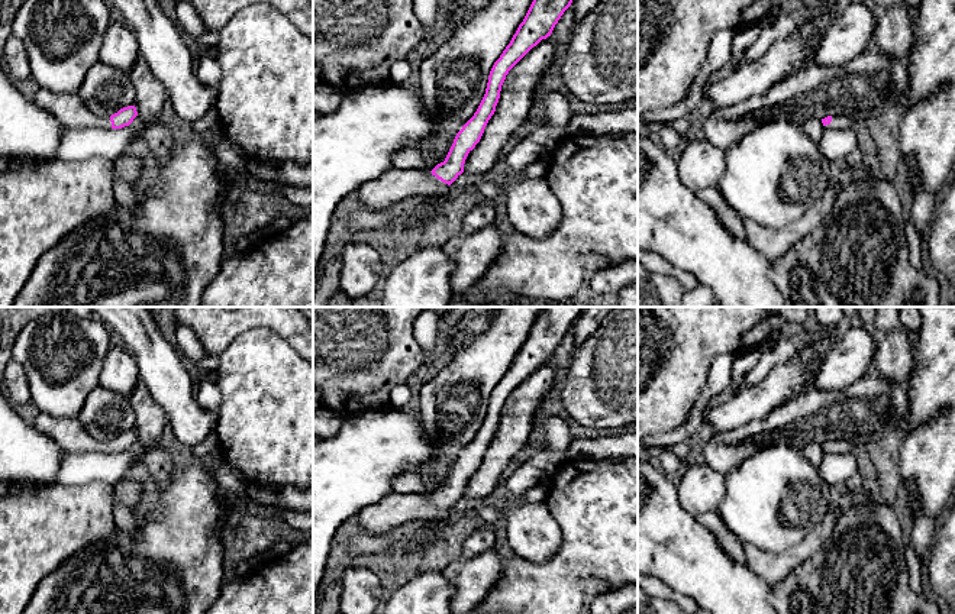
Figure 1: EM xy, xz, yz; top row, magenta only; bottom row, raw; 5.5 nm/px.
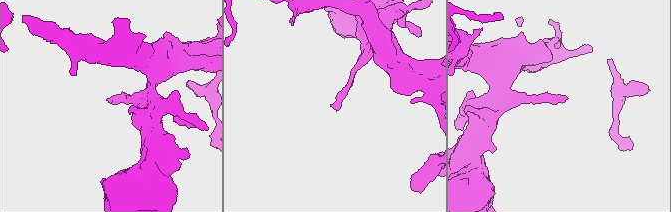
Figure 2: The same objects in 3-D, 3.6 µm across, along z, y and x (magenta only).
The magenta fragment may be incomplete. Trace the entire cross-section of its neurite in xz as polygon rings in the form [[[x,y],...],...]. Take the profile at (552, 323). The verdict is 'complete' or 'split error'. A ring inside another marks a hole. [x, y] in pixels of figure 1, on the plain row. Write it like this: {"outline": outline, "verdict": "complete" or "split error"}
{"outline": [[[543,307],[541,310],[510,368],[494,387],[477,436],[456,458],[445,485],[432,495],[391,491],[380,502],[362,508],[358,514],[358,524],[367,534],[387,534],[394,527],[414,518],[448,518],[448,511],[464,497],[468,478],[480,466],[496,436],[506,400],[533,371],[551,361],[555,349],[584,308]]], "verdict": "split error"}

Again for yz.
{"outline": [[[827,440],[822,443],[825,453],[848,453],[851,450],[851,445],[846,440]]], "verdict": "split error"}

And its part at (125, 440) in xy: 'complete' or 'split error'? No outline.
split error

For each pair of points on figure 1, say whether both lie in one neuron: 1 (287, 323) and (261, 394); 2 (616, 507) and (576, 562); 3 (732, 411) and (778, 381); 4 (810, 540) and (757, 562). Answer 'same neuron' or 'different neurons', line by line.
1: different neurons
2: same neuron
3: same neuron
4: same neuron

